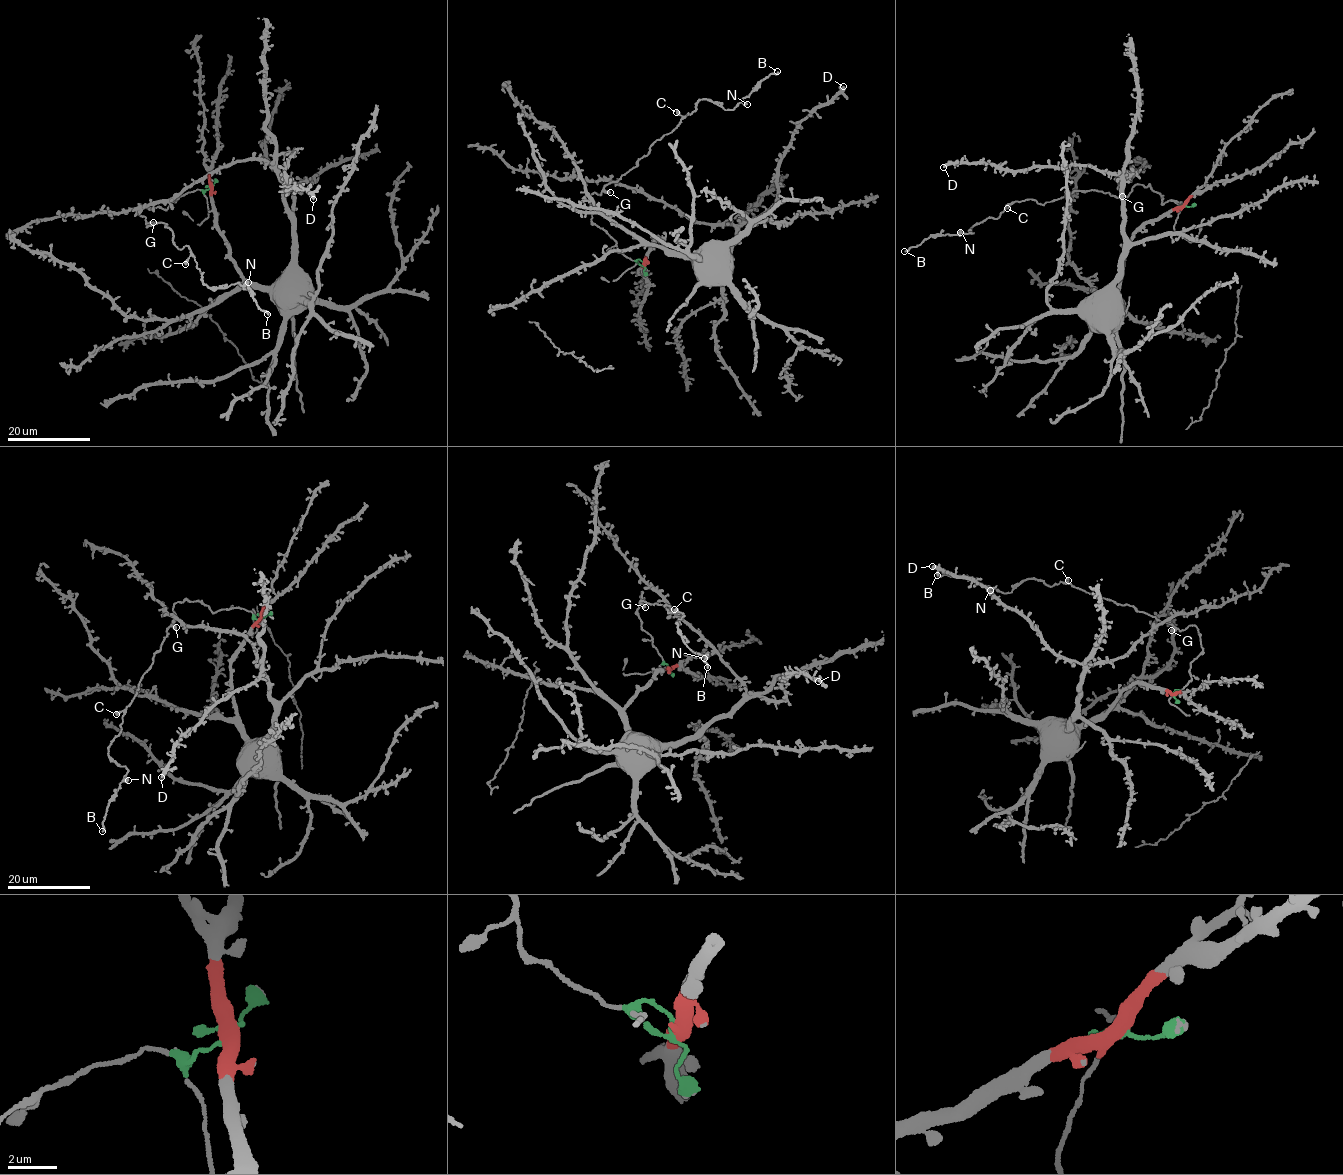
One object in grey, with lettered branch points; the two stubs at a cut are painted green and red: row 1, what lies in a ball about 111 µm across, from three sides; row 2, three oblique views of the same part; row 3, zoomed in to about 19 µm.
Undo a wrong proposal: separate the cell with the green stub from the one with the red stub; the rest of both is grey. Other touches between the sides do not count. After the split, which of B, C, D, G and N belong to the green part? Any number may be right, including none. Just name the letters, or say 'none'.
B, C, G, N

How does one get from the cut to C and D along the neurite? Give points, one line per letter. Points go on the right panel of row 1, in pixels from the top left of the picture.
C: (1185, 206), (1162, 203), (1149, 186), (1136, 184), (1126, 196), (1082, 190), (1007, 208)
D: (1185, 206), (1135, 234), (1109, 300), (1123, 251), (1122, 177), (1071, 163), (1018, 171), (964, 162), (943, 167)

